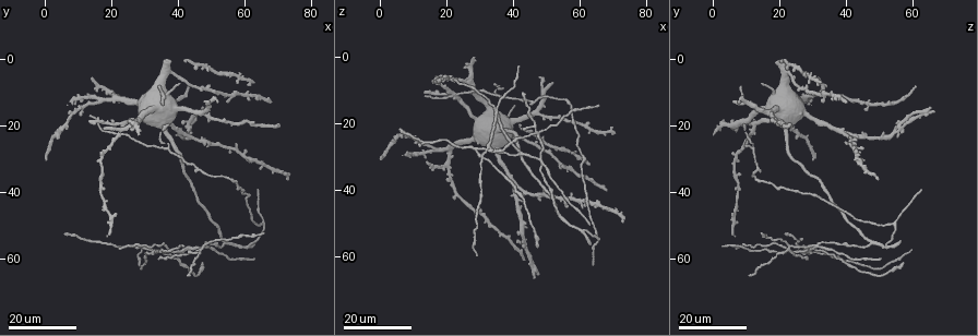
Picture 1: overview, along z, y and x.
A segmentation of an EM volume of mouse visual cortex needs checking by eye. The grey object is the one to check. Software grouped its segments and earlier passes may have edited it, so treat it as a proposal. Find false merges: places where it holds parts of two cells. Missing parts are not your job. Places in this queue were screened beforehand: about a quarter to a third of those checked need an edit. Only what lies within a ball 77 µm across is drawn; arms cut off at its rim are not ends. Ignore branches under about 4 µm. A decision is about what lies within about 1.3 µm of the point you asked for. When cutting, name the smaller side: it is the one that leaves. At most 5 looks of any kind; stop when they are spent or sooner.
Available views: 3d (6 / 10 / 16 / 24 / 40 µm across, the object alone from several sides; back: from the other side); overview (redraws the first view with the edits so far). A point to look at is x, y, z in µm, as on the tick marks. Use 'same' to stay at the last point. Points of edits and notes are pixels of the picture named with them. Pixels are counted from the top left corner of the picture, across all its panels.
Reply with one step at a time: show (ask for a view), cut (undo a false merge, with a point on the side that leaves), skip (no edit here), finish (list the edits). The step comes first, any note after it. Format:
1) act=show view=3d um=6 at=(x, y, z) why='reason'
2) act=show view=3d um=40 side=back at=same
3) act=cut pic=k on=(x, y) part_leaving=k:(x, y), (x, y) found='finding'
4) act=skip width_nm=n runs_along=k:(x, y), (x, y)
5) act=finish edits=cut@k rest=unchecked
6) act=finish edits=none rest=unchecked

act=show view=3d um=24 at=(42.5, 57.0, 28.5) why='two arms in line, one across'

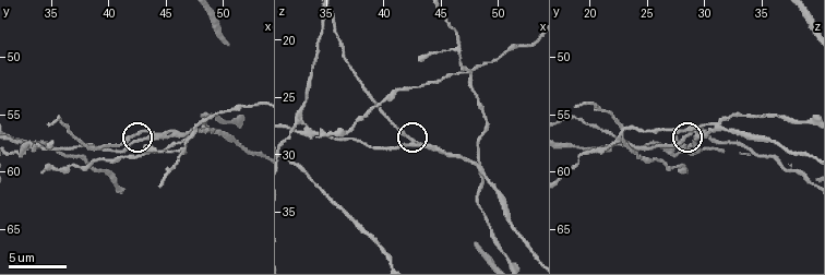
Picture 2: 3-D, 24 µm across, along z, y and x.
act=show view=3d um=10 at=(42.6, 57.4, 29.0) why='zoom in'

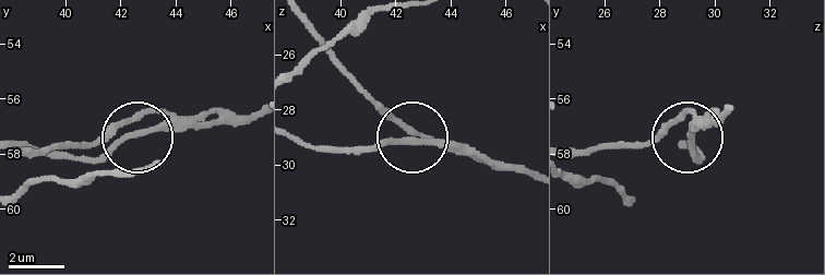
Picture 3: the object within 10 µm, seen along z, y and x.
act=skip arms=3 runs_along=3:(254, 112), (141, 131), (120, 121), (73, 143) found='all the same cell'

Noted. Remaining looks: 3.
act=show view=3d um=16 at=(35.0, 26.5, 11.5) why='three-way junction'

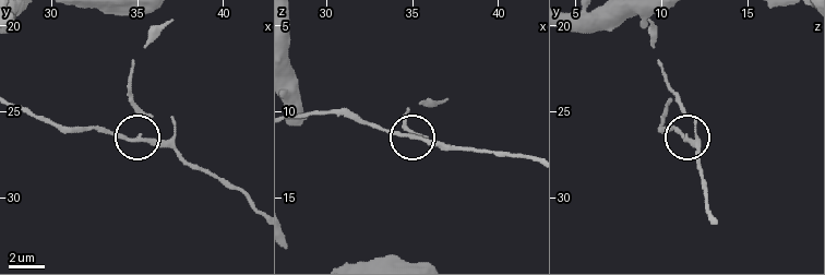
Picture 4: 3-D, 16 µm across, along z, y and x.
act=show view=3d um=6 at=(35.3, 26.6, 11.5) why='closer look'

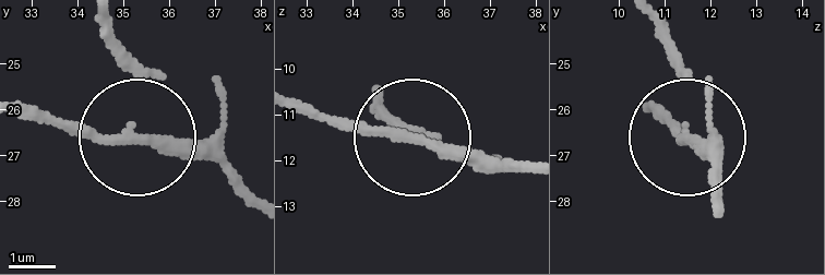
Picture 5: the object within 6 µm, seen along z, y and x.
act=skip arms=3 found='continuous, no second cell'

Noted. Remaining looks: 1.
act=finish edits=none rest=unchecked

